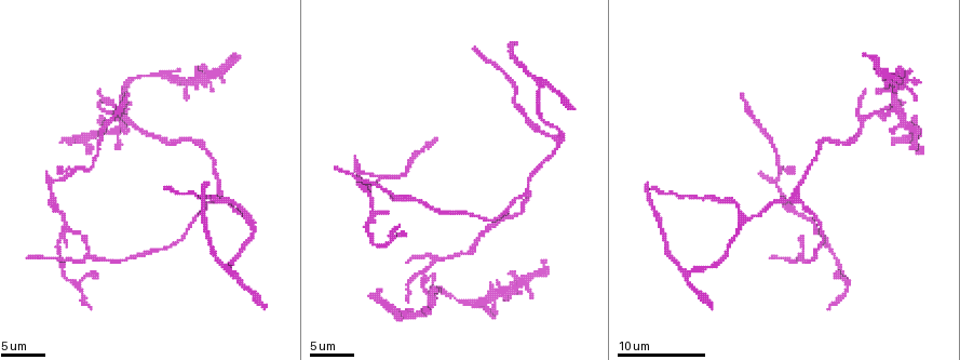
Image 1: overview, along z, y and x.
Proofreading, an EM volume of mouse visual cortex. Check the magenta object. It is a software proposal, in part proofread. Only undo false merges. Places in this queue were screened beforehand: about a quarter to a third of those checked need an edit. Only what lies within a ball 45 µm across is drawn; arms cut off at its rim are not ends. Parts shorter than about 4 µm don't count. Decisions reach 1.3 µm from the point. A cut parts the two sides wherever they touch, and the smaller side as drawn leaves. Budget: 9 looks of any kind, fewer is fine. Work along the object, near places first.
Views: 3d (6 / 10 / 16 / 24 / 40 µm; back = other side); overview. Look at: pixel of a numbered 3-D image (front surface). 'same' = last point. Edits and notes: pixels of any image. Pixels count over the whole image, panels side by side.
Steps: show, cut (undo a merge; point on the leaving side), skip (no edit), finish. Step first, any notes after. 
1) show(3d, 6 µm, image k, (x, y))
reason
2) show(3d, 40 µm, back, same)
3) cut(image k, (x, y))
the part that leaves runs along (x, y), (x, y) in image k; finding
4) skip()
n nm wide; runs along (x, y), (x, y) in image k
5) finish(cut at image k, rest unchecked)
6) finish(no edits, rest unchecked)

show(3d, 16 µm, image 1, (219, 197))
arms part here

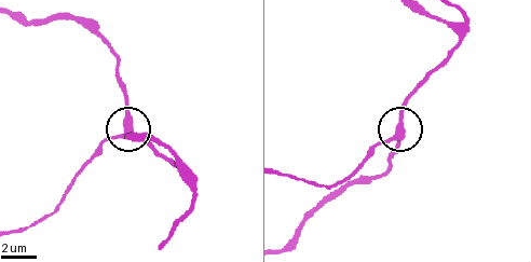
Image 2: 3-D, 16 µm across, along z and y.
show(3d, 16 µm, back, image 2, (126, 129))

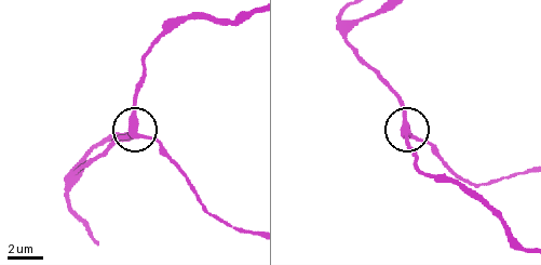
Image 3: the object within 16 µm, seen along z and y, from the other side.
skip()
390 nm wide; runs along (442, 157), (413, 133), (397, 91) in image 3; continuous, no second cell

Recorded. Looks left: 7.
show(3d, 16 µm, image 1, (88, 252))
arms part here

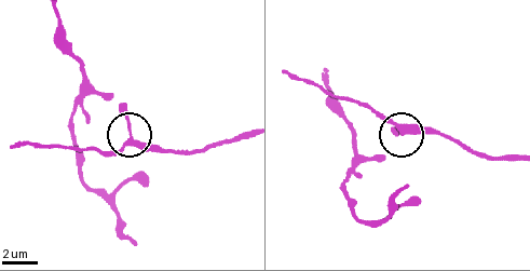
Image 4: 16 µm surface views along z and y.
show(3d, 16 µm, back, image 4, (130, 133))

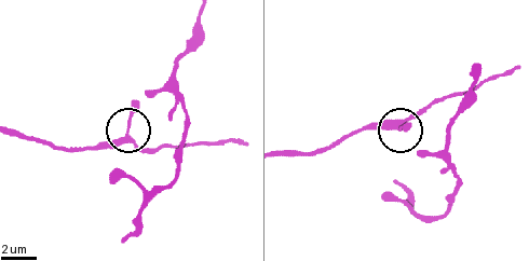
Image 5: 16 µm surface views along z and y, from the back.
skip()
runs along (285, 156), (320, 149), (364, 131), (398, 131), (423, 110) in image 5; continuous, no second cell

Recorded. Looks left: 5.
show(3d, 10 µm, image 1, (125, 116))

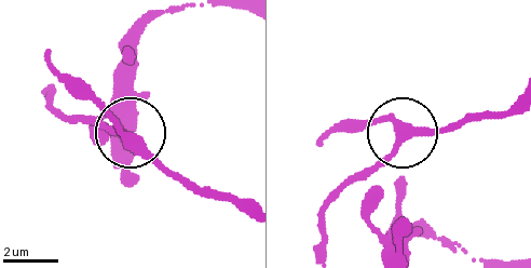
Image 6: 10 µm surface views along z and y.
skip()
runs along (245, 209), (231, 197), (189, 188), (73, 78) in image 6; continuous, no second cell

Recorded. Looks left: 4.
show(3d, 10 µm, image 1, (739, 222))
branch point

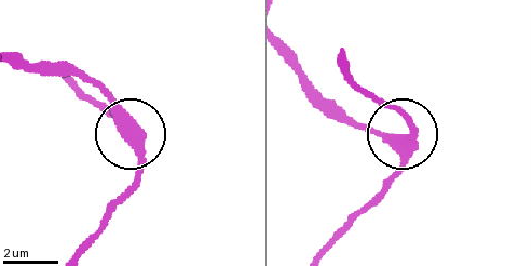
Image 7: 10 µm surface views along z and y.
show(3d, 6 µm, image 7, (404, 141))

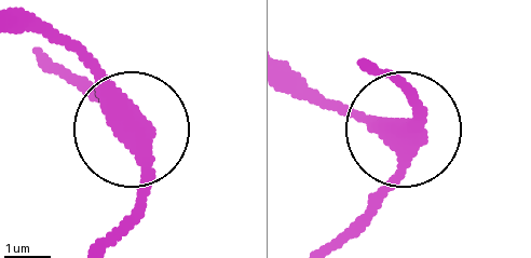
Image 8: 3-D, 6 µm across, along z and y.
skip()
400 nm wide; runs along (65, 66), (131, 124), (45, 31) in image 8; one cell here

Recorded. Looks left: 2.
finish(no edits, rest unchecked)

